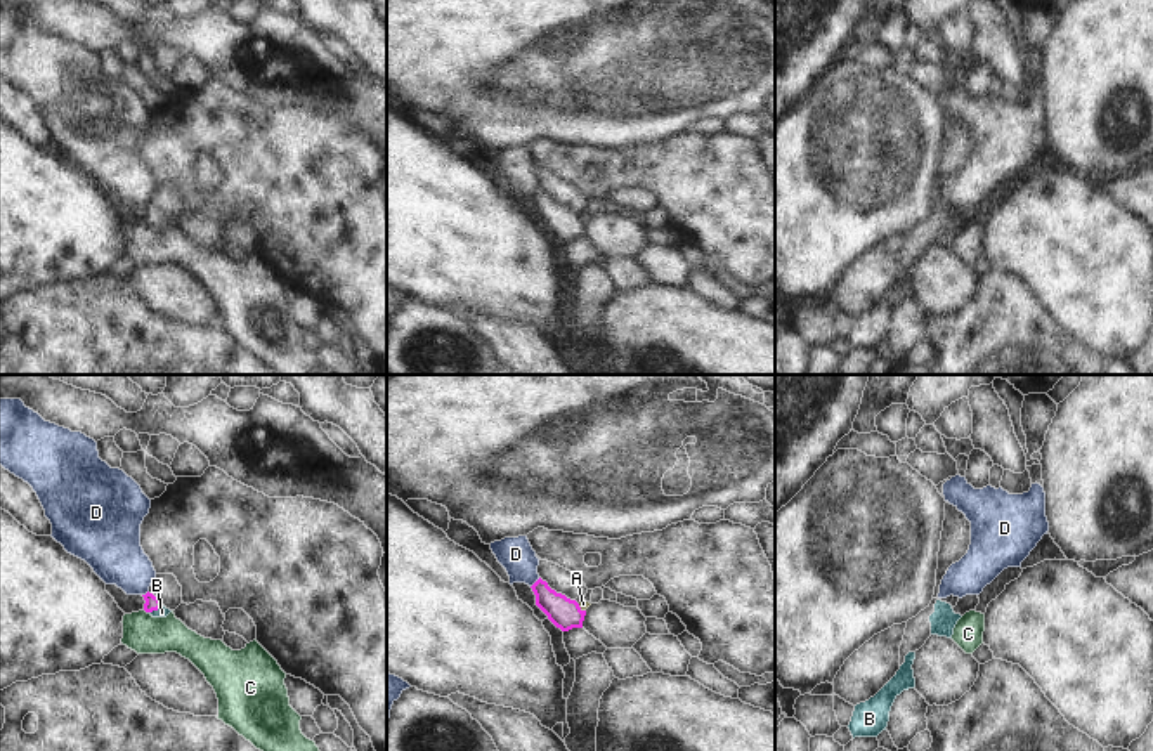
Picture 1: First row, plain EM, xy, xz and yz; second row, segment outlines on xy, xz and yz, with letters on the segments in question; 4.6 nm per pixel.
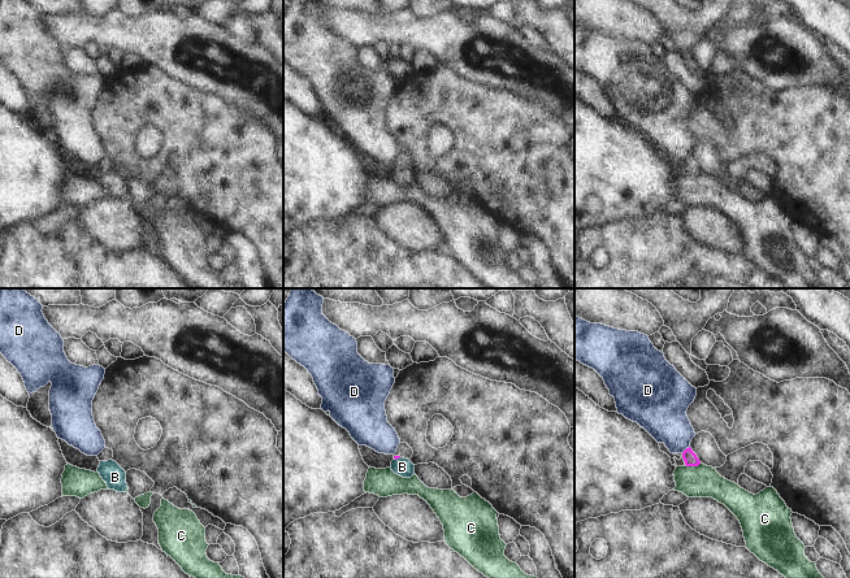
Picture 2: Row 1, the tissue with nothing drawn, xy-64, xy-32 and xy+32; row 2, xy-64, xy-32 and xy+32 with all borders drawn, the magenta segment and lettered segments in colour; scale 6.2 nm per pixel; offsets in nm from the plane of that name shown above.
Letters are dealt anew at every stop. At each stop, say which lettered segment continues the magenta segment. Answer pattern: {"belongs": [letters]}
{"belongs": ["B"]}

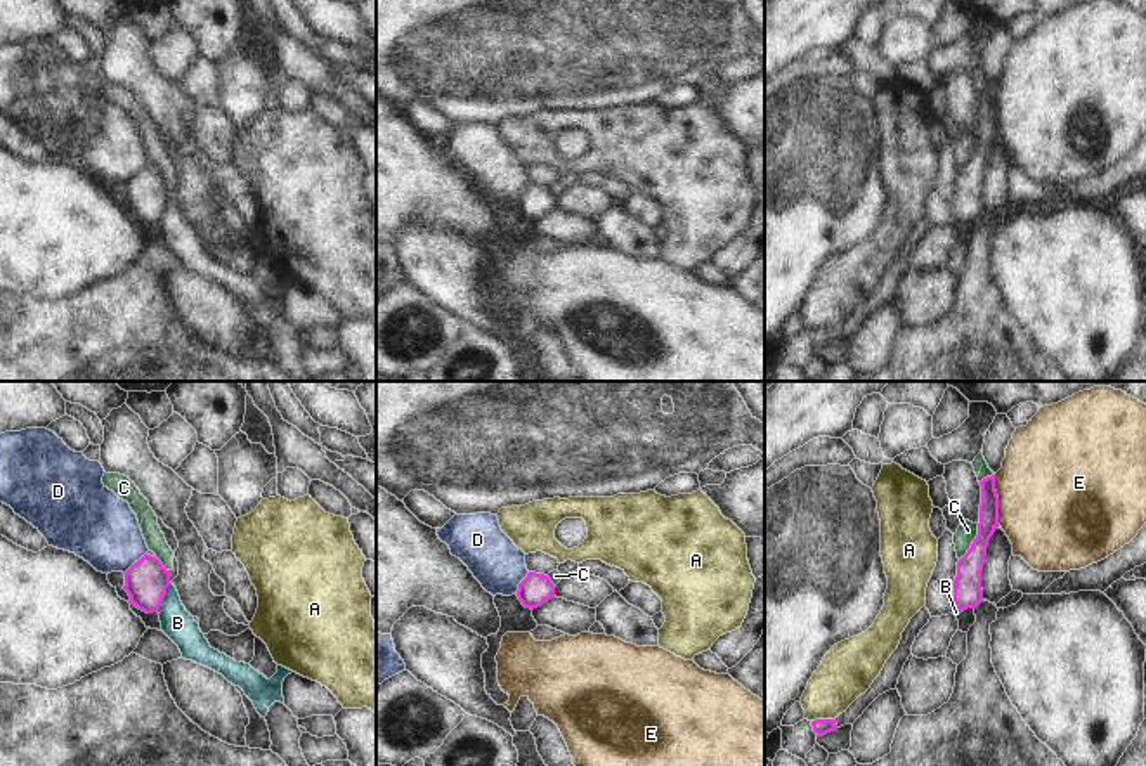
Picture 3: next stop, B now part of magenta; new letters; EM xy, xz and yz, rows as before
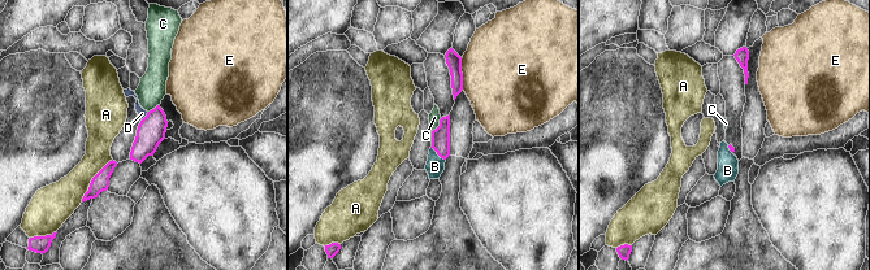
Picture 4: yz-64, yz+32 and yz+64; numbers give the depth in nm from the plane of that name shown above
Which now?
{"belongs": []}

